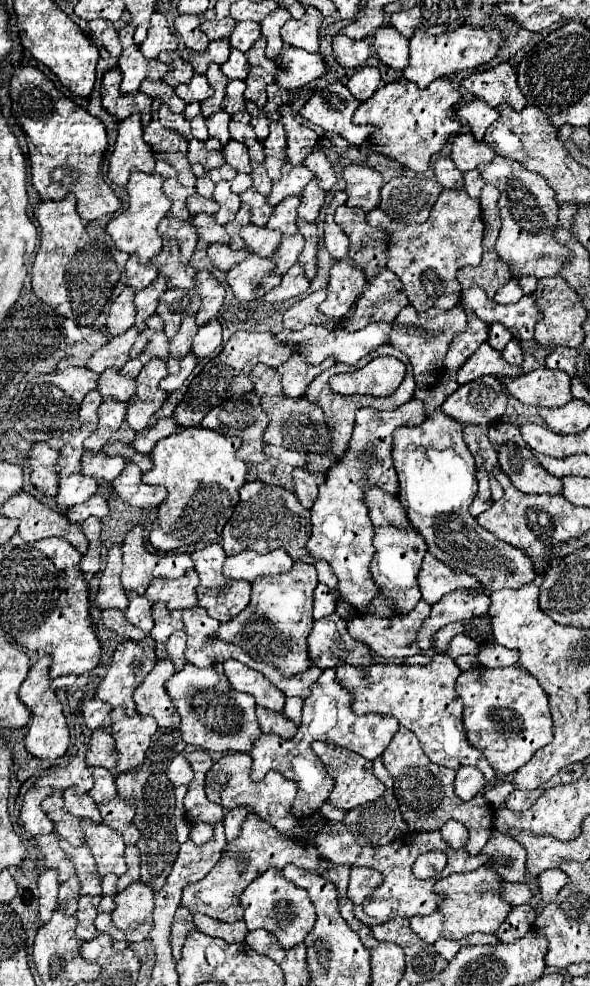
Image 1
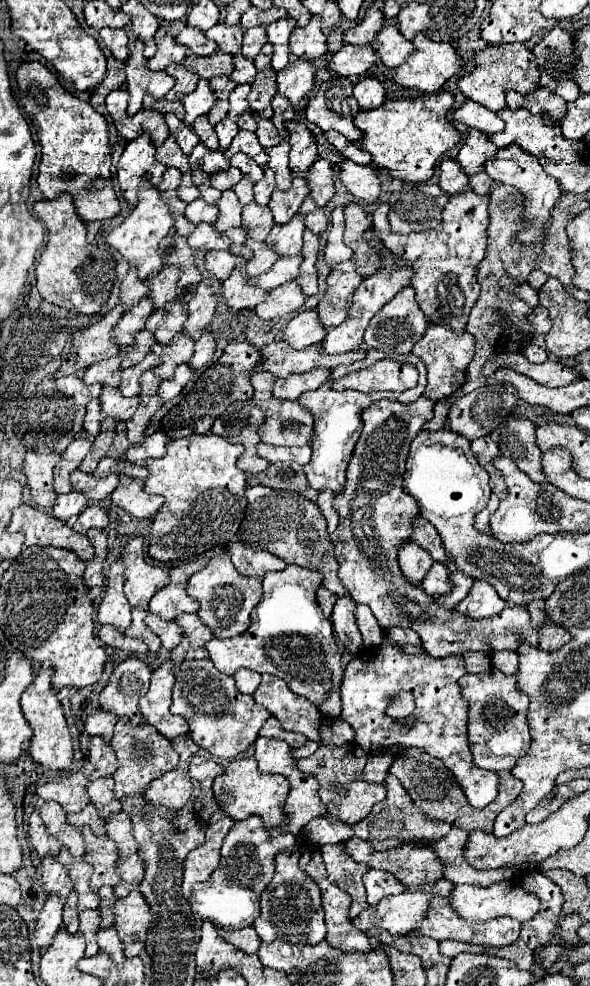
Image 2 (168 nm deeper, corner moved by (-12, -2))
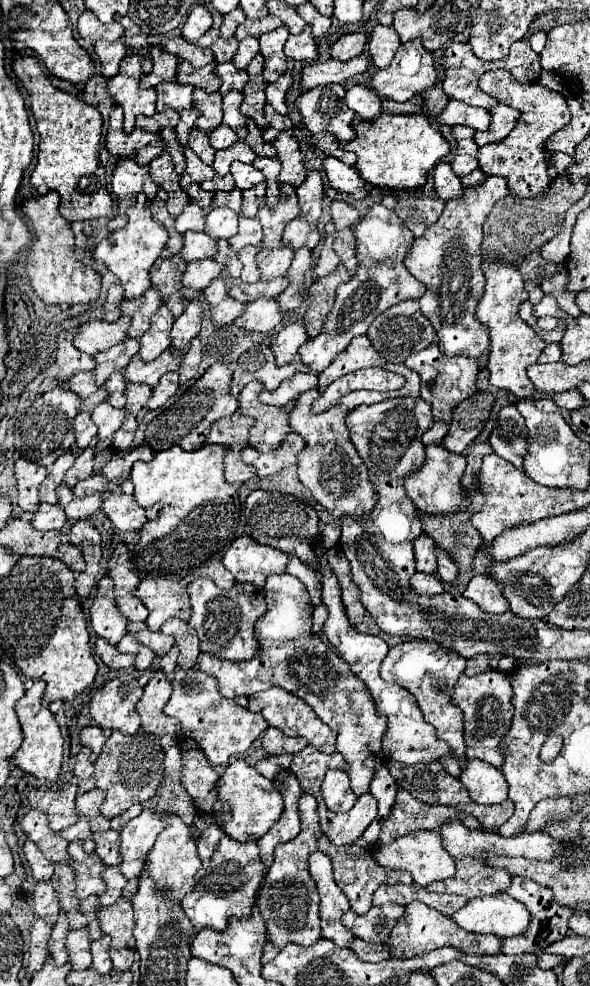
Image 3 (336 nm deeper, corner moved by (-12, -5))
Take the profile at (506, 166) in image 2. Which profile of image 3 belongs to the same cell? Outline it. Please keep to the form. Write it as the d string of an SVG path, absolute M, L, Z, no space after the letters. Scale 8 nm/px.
M506 70L486 72L480 80L480 88L486 94L494 96L498 102L518 108L522 112L518 124L514 126L510 136L506 136L506 140L502 140L498 144L482 146L478 150L480 170L488 176L494 174L494 176L506 178L508 190L520 198L542 198L552 184L546 158L542 156L542 148L544 148L546 140L560 128L564 128L570 120L570 110L568 110L566 98L560 92L550 90L540 84L528 84L528 86L518 84Z

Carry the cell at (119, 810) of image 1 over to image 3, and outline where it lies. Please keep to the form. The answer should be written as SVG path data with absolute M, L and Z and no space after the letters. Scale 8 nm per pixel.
M106 830L94 834L96 842L96 854L102 858L106 866L118 866L122 862L120 856L120 832L118 830Z

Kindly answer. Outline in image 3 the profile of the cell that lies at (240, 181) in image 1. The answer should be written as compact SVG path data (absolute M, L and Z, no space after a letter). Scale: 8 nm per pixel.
M234 188L230 192L216 192L212 206L228 206L234 212L240 212L240 206L242 206L242 190L240 188Z

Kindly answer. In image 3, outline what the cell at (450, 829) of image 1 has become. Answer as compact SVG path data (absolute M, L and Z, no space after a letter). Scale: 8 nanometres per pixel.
M422 830L422 832L408 834L408 836L400 836L398 840L394 840L388 846L374 846L370 850L370 854L382 866L388 866L388 868L394 868L394 870L408 870L412 874L414 882L420 884L420 886L428 886L432 882L446 880L446 878L452 878L456 874L454 858L444 850L442 836L438 832Z

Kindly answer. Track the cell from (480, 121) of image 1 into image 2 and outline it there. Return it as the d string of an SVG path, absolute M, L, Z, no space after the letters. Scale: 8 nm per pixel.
M466 99L462 103L462 107L454 111L454 119L468 127L476 127L486 135L492 135L492 133L498 133L504 129L504 121L500 117L496 117L496 113L488 111L486 107L478 105L470 99Z

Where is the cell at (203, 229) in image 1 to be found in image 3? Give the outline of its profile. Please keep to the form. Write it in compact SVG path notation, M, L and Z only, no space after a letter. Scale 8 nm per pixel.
M186 232L184 234L184 246L180 250L180 256L188 262L212 258L218 252L216 240L210 238L206 232Z

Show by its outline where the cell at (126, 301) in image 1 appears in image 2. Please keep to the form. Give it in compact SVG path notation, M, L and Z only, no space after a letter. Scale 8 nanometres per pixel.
M116 305L100 321L74 333L72 341L76 347L76 367L78 369L86 369L86 367L94 365L96 361L110 359L110 357L118 355L120 347L112 343L110 331L122 315L124 315L122 305Z

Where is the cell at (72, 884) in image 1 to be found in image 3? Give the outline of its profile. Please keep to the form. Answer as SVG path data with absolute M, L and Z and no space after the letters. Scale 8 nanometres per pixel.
M60 910L60 916L58 916L58 920L56 920L56 924L54 924L54 930L52 930L52 940L64 940L64 938L68 936L68 932L70 932L68 916L64 916L64 914L66 914L66 912Z

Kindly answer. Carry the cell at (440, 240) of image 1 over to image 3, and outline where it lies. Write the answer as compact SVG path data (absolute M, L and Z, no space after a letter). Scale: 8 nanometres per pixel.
M488 176L486 184L478 188L466 188L464 196L458 200L448 200L442 216L438 222L426 228L424 236L412 242L410 252L404 258L404 266L410 270L414 278L418 278L422 284L426 284L426 294L420 298L420 312L432 322L436 334L438 334L438 346L444 354L456 356L456 354L466 354L472 358L478 358L482 352L488 352L490 340L486 326L480 324L474 316L474 310L482 298L484 292L484 272L480 268L482 264L482 254L480 254L480 242L482 242L482 224L492 210L494 202L504 198L508 194L506 180L500 176Z

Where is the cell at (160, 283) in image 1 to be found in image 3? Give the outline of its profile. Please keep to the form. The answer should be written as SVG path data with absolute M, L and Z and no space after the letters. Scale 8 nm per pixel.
M122 316L118 322L102 322L102 320L92 320L80 326L74 344L78 350L86 352L86 354L96 354L96 352L104 352L110 346L122 342L128 334L130 328L130 316Z

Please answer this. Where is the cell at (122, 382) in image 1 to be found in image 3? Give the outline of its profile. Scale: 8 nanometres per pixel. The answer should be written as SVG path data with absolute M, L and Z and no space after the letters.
M106 400L100 402L94 410L92 410L92 420L98 426L98 450L110 448L112 436L114 432L122 426L124 418L126 418L128 410L126 408L114 408L112 404L108 404Z

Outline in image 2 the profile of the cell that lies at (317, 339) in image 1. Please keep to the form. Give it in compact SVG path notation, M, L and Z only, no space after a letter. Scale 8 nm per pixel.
M276 341L260 347L260 353L262 353L262 361L250 371L250 375L256 371L270 371L276 379L286 379L290 373L306 373L308 369L314 367L330 369L336 365L350 365L358 359L364 359L366 349L362 347L358 351L350 351L342 355L322 355L320 343L296 351L284 341Z

